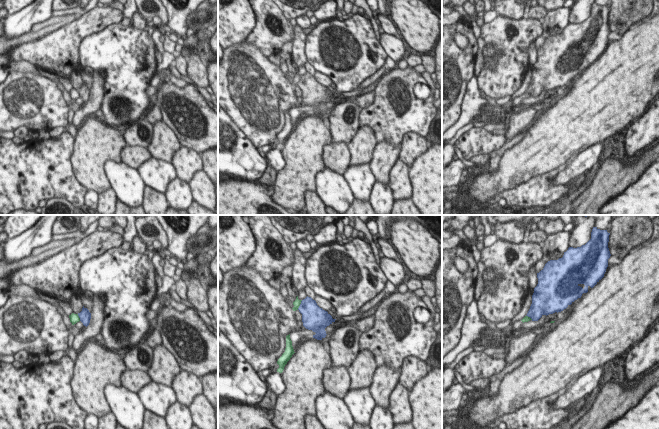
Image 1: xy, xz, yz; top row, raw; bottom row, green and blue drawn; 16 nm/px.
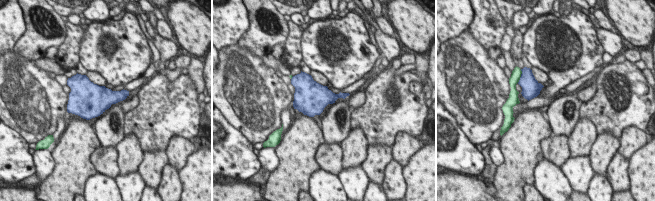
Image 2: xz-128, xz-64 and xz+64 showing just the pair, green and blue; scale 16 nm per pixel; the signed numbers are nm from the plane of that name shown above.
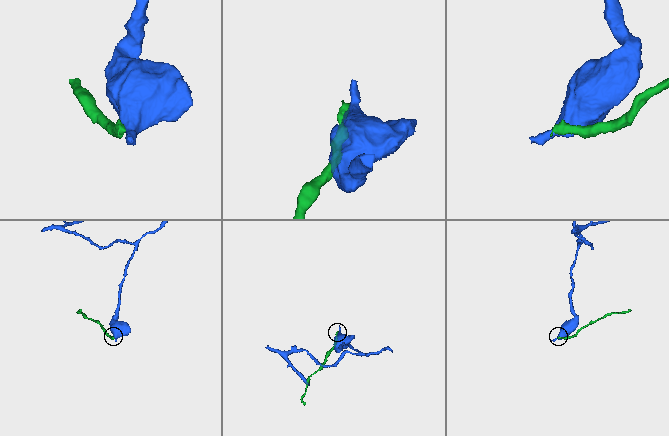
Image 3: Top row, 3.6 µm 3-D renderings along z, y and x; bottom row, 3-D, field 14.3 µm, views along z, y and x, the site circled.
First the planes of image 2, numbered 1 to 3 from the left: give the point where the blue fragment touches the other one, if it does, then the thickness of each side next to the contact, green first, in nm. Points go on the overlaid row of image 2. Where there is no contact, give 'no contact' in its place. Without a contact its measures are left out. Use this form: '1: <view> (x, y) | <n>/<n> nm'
1: no contact
2: xz-64 (291, 78) | 50/320 nm
3: xz+64 (520, 76) | 160/280 nm

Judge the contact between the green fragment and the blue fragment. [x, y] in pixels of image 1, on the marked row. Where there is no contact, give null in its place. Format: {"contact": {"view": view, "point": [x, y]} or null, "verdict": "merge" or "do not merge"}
{"contact": {"view": "xz", "point": [299, 305]}, "verdict": "do not merge"}

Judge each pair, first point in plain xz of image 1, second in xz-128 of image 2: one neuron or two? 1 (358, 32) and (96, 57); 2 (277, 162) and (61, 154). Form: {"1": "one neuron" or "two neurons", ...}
{"1": "one neuron", "2": "two neurons"}

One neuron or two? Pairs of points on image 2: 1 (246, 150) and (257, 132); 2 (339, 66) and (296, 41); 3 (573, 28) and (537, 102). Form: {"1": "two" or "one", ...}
{"1": "two", "2": "two", "3": "one"}

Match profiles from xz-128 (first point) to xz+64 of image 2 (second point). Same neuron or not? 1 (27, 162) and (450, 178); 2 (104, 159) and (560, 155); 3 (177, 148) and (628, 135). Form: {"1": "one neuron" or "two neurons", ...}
{"1": "two neurons", "2": "one neuron", "3": "one neuron"}

